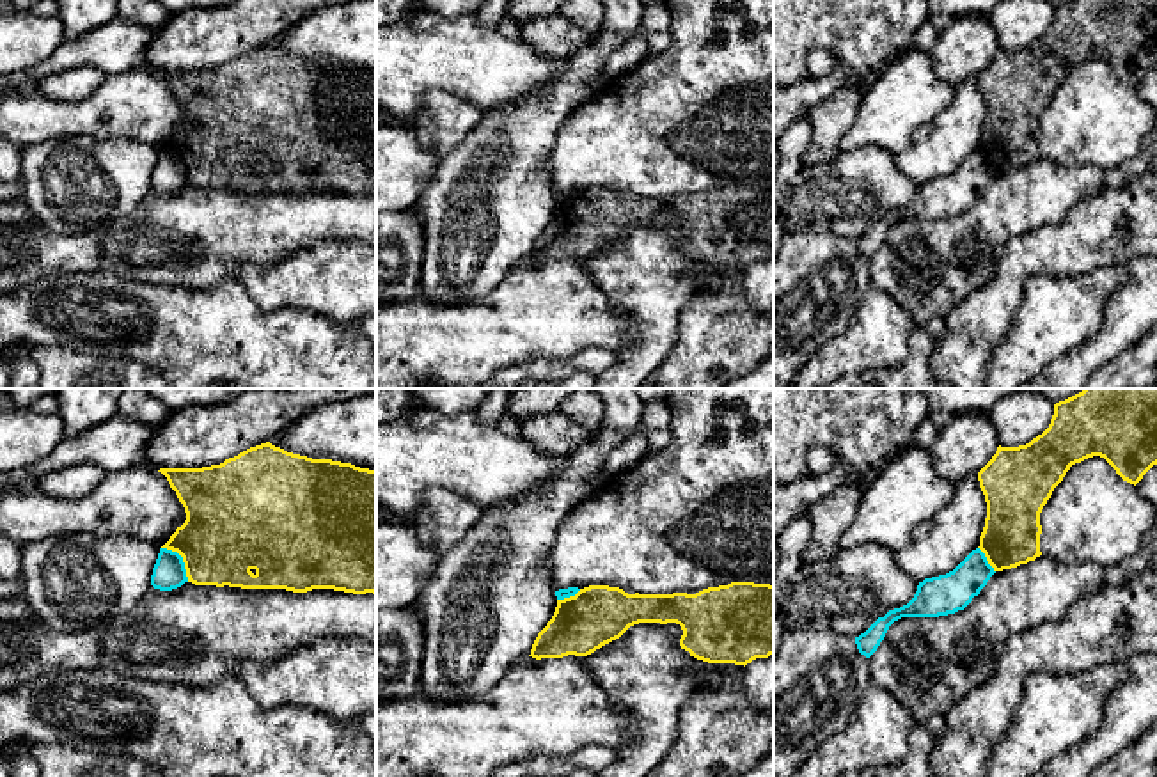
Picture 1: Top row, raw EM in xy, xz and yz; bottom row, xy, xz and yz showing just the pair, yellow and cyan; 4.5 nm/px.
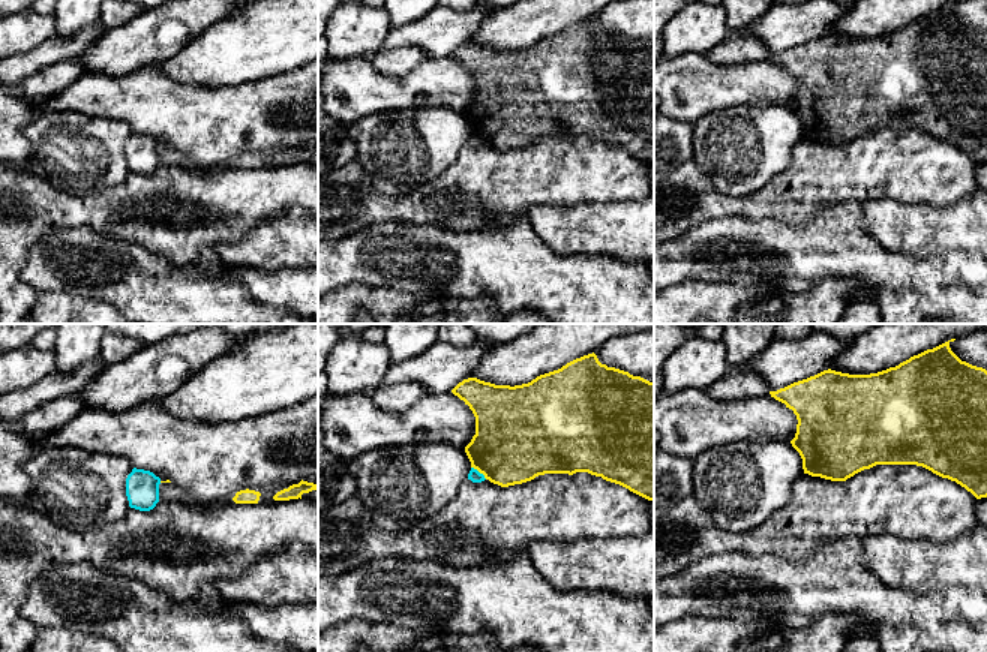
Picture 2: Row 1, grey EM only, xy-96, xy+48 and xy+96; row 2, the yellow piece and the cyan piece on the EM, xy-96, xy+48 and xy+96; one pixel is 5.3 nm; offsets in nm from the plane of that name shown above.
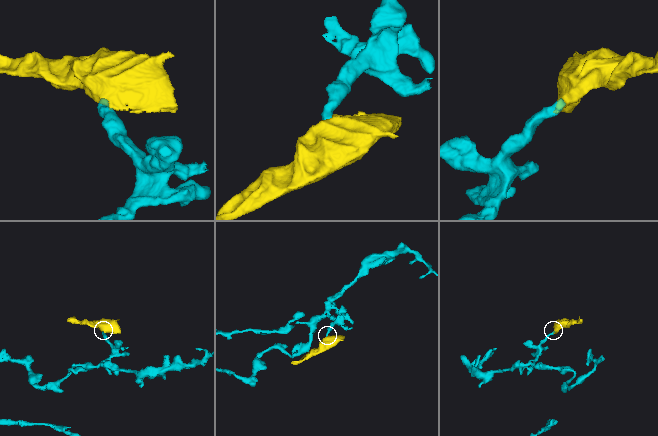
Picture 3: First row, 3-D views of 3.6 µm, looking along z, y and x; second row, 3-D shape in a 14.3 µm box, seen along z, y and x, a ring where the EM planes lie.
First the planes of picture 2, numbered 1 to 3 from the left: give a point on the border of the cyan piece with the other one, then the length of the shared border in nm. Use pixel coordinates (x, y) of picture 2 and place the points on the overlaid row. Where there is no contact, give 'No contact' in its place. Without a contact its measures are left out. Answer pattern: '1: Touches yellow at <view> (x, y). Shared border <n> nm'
1: No contact
2: Touches yellow at xy+48 (479, 471). Shared border 110 nm
3: No contact

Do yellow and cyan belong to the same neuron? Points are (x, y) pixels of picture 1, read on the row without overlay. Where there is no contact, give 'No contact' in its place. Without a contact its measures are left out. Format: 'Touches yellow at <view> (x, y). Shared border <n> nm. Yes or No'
Touches yellow at xy (183, 162). Shared border 200 nm. No

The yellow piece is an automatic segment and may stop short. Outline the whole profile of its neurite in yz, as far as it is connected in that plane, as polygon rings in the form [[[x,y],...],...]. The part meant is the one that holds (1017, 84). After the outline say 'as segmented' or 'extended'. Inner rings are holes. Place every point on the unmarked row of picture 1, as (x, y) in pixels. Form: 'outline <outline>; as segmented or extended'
outline [[[1068,0],[1054,7],[1049,30],[1026,48],[997,50],[978,75],[987,105],[980,153],[994,174],[1027,167],[1040,154],[1040,115],[1072,67],[1104,60],[1116,76],[1137,87],[1157,67],[1157,0]]]; as segmented

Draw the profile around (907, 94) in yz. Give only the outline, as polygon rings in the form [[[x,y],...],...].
[[[907,48],[866,89],[839,149],[878,145],[900,153],[919,126],[949,106],[953,96],[955,87],[937,76],[930,55]]]

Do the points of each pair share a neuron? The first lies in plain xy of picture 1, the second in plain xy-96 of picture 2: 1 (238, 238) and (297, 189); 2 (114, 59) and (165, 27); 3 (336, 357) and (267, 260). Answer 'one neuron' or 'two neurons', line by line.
1: one neuron
2: two neurons
3: two neurons

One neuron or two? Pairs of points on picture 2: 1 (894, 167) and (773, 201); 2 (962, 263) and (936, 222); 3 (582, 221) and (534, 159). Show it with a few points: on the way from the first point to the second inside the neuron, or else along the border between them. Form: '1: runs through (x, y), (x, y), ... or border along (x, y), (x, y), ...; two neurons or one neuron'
1: runs through (864, 170), (818, 176), (803, 189); one neuron
2: border along (971, 252), (942, 252), (920, 258); two neurons
3: border along (606, 201), (536, 207); two neurons

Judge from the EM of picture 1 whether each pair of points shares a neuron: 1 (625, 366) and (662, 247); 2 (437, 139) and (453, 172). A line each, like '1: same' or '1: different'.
1: same
2: different

